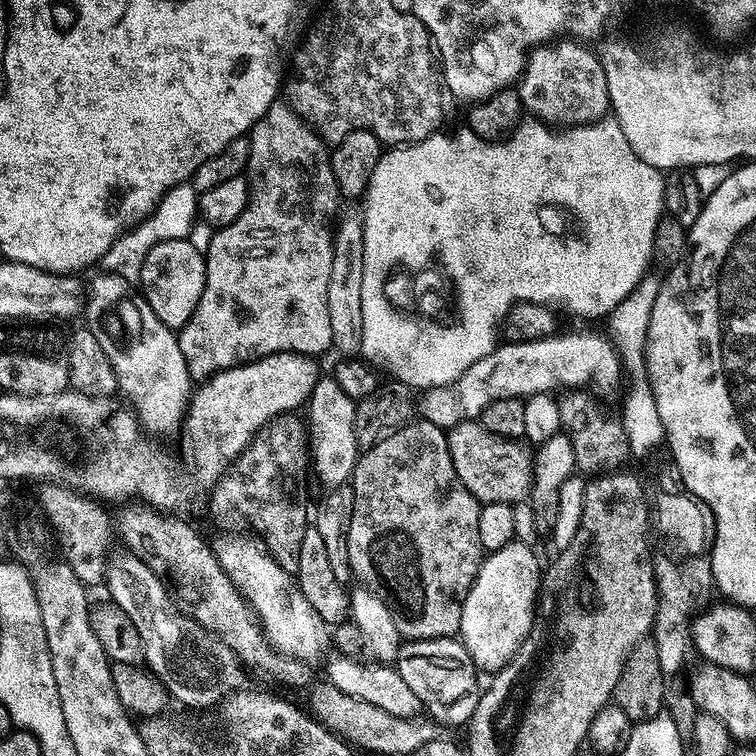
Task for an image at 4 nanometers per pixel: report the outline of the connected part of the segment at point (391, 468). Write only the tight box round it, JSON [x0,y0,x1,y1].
[346,418,482,641]

